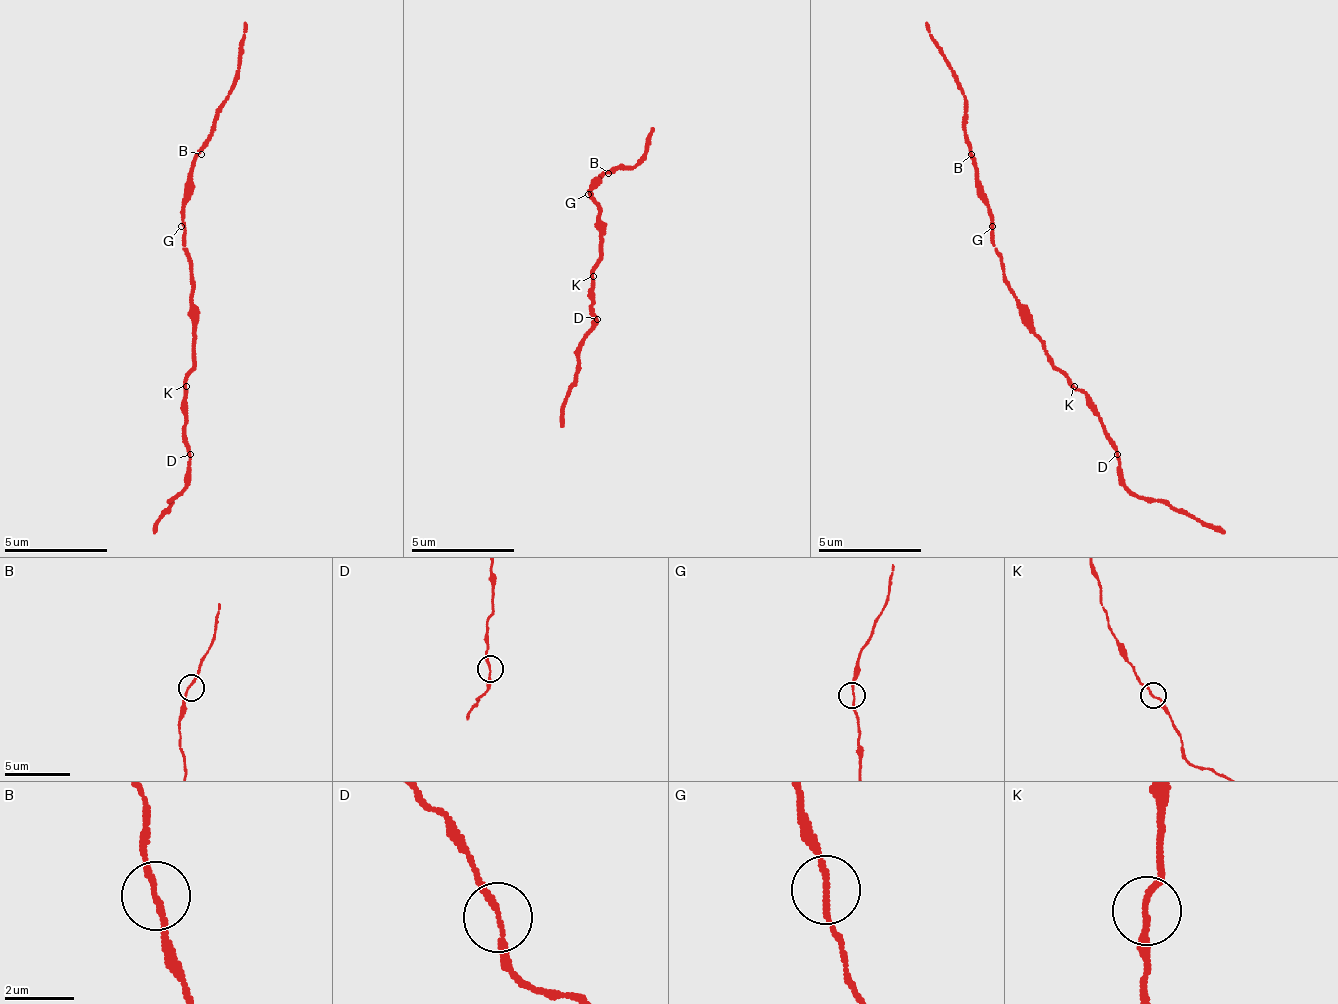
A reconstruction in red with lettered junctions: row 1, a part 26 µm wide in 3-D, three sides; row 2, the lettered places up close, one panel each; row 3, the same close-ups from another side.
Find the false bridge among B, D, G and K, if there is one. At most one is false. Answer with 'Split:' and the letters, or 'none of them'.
Split: none of them

